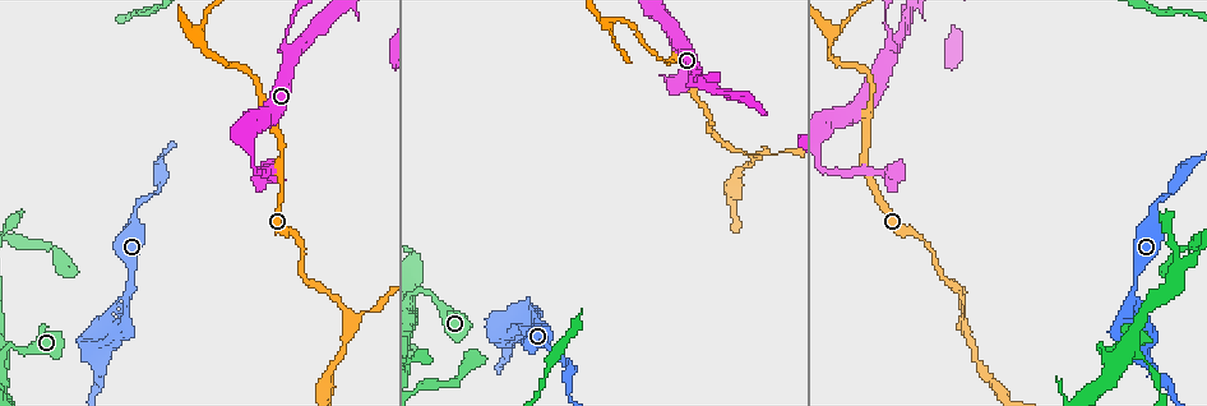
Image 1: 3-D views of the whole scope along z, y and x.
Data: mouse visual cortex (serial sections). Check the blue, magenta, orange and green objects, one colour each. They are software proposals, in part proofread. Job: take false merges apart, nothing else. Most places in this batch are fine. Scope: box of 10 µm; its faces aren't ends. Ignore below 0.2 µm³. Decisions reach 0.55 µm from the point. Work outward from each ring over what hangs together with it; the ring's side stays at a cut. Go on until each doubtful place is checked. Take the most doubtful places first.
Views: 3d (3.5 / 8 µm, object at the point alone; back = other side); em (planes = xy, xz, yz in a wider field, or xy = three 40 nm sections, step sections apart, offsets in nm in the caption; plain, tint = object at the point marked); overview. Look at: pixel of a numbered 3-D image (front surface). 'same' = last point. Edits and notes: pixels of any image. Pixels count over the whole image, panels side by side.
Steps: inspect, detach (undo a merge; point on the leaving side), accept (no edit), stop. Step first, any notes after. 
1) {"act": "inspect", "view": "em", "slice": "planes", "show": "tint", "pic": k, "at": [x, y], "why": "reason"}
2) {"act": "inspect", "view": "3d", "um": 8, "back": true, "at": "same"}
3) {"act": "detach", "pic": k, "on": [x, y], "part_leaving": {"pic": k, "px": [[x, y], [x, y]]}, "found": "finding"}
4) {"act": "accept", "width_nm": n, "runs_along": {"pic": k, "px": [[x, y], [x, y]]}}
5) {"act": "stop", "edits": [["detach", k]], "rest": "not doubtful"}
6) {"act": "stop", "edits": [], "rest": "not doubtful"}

{"act": "inspect", "view": "em", "slice": "xy", "step": 5, "show": "tint", "pic": 1, "at": [608, 21], "why": "side arm on a straight run"}

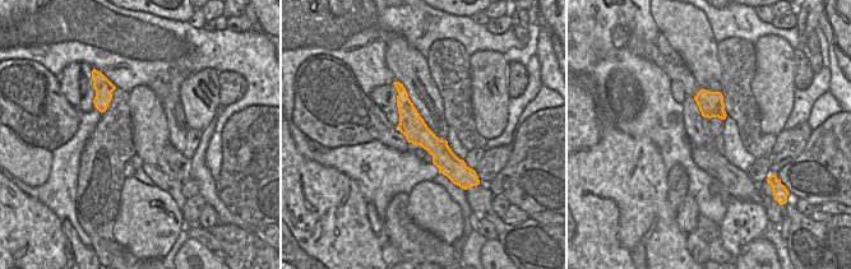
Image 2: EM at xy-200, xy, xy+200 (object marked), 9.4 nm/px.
{"act": "inspect", "view": "3d", "um": 3.5, "at": "same"}

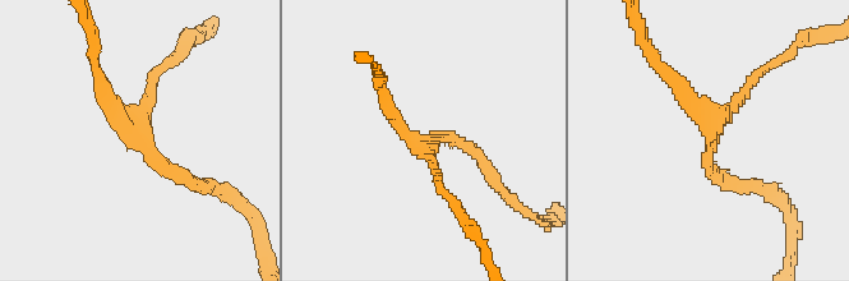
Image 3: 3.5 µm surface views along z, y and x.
{"act": "accept", "arms": 3, "arm_widths_nm": [100, 150, 200], "runs_along": {"pic": 3, "px": [[195, 183], [128, 128], [97, 77]]}, "found": "continuous, no second cell"}

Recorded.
{"act": "inspect", "view": "3d", "um": 3.5, "pic": 1, "at": [345, 308]}

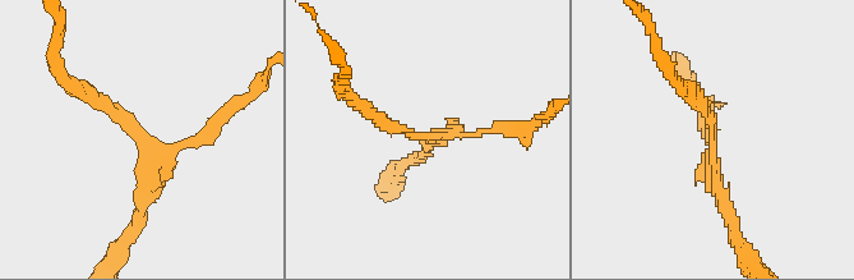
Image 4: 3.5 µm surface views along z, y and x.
{"act": "inspect", "view": "em", "slice": "xy", "step": 2, "show": "tint", "pic": 4, "at": [431, 136], "arms": 3, "arm_widths_nm": [100, 200, 200], "why": "now the EM"}

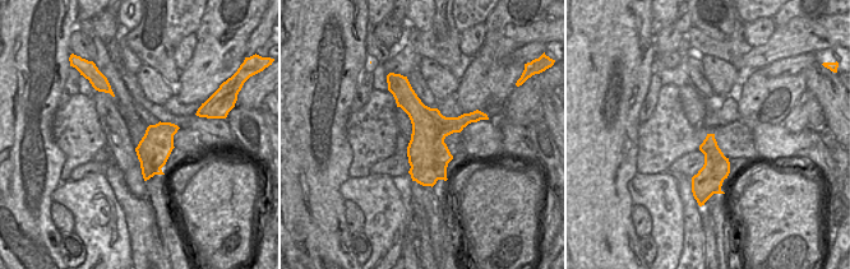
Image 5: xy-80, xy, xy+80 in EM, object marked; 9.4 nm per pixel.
{"act": "accept", "width_nm": 380, "runs_along": {"pic": 5, "px": [[402, 83], [428, 124], [430, 182]]}, "found": "continuous, no second cell"}

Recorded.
{"act": "inspect", "view": "3d", "um": 8, "pic": 1, "at": [888, 55], "why": "thin neck"}

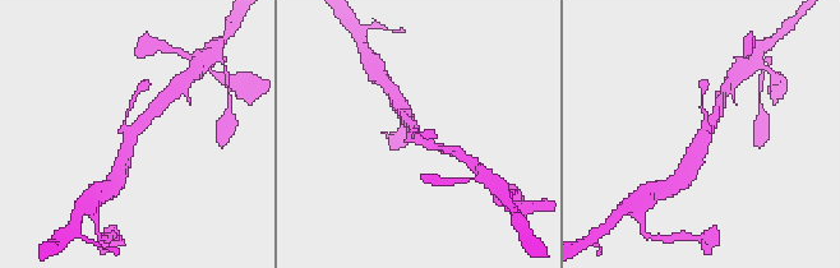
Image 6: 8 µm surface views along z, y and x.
{"act": "inspect", "view": "3d", "um": 3.5, "at": "same"}

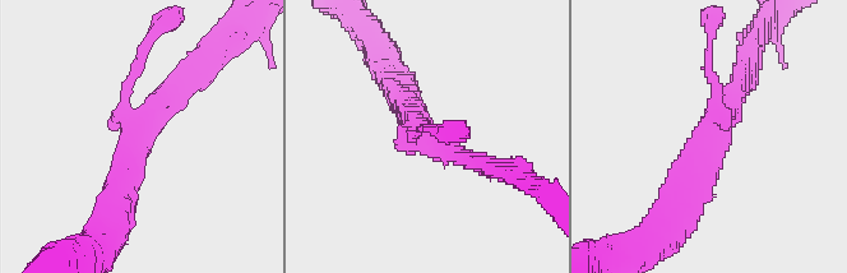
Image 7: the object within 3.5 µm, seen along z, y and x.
{"act": "accept", "arms": 3, "arm_widths_nm": [150, 250, 350], "runs_along": {"pic": 7, "px": [[116, 213], [137, 134], [199, 72]]}, "found": "continuous, no second cell"}

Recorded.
{"act": "stop", "edits": [], "rest": "not doubtful"}

